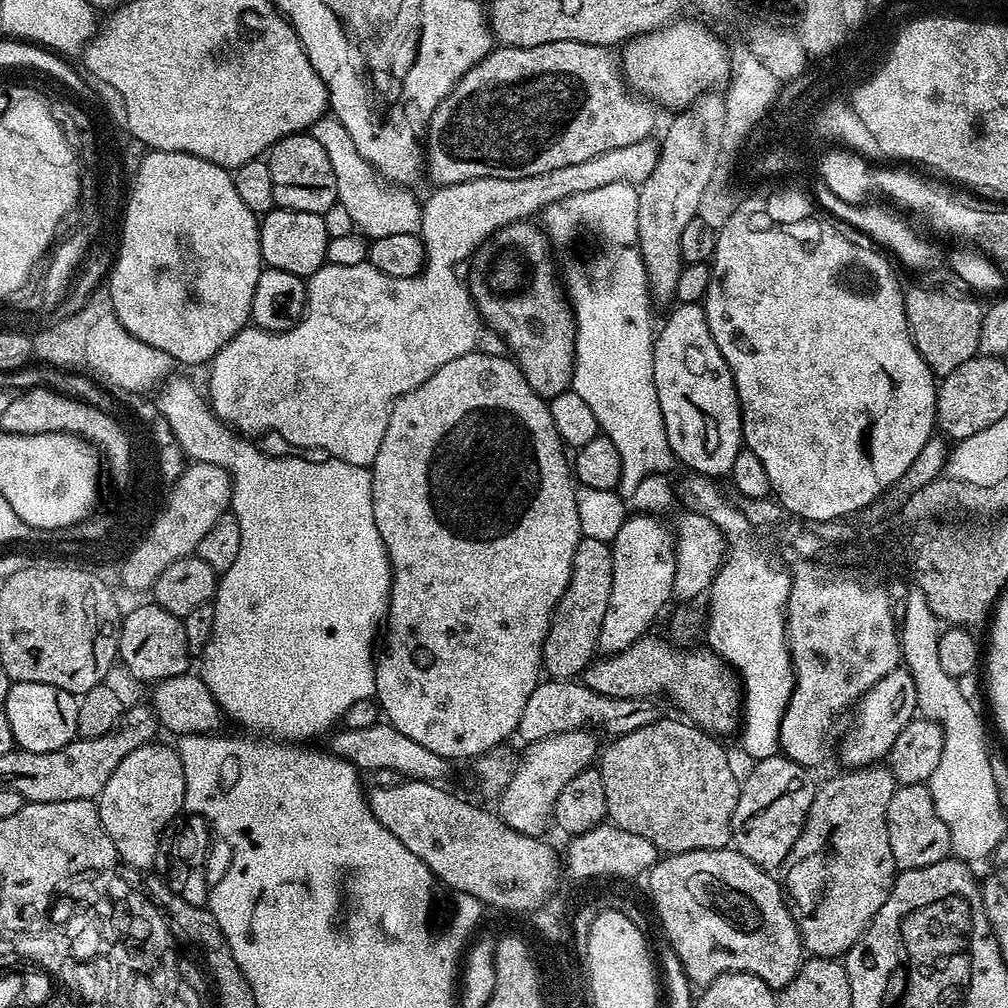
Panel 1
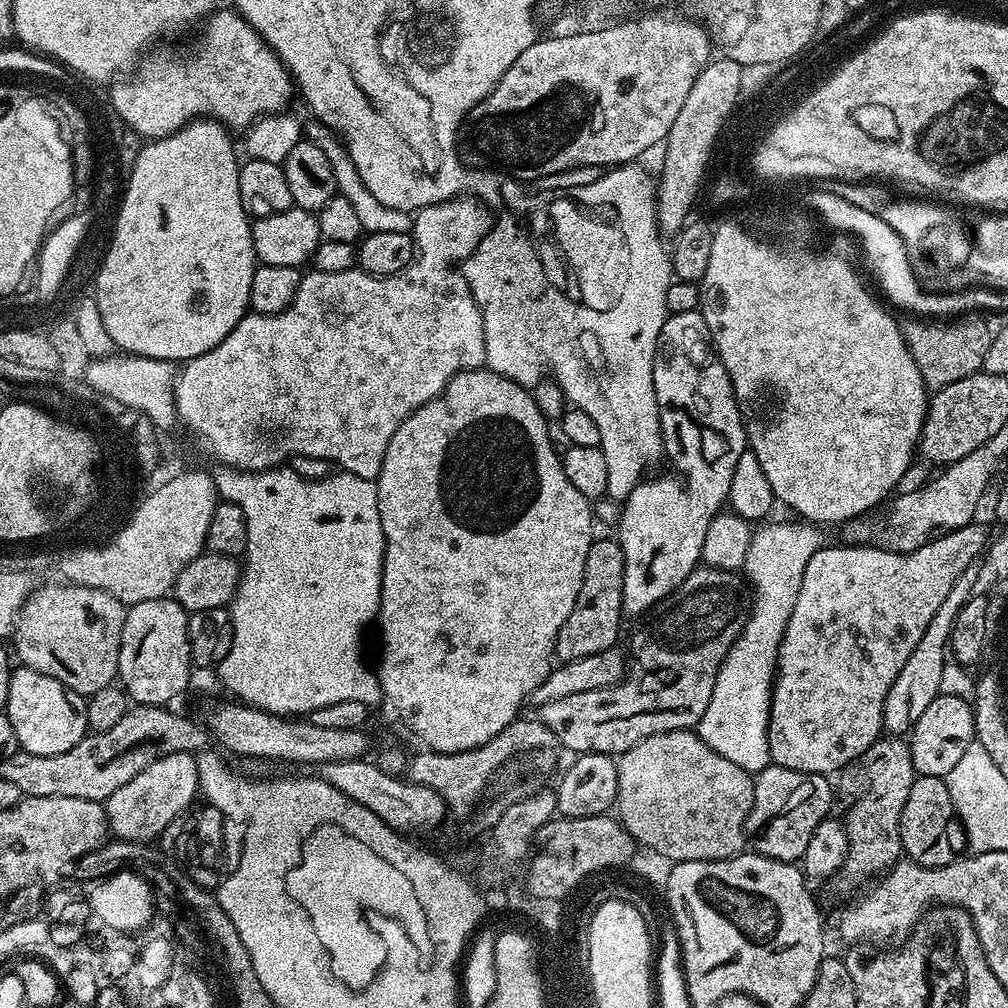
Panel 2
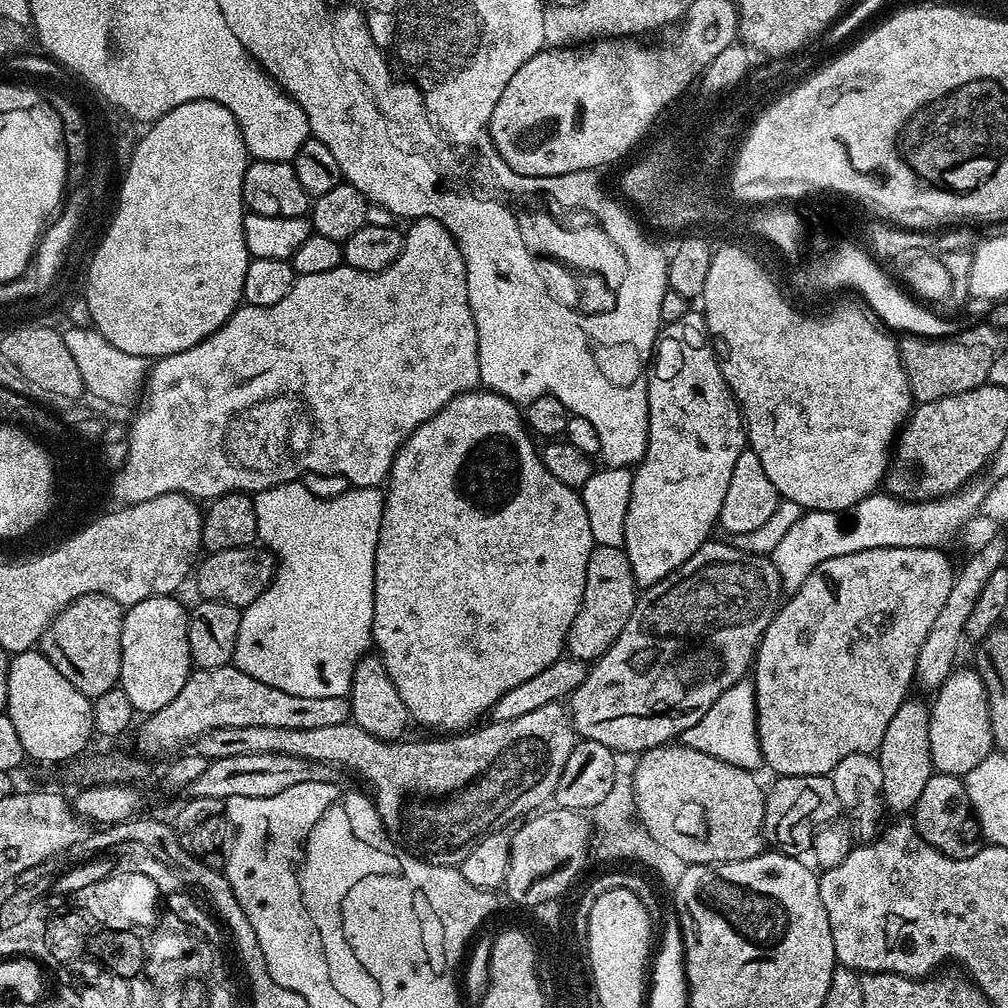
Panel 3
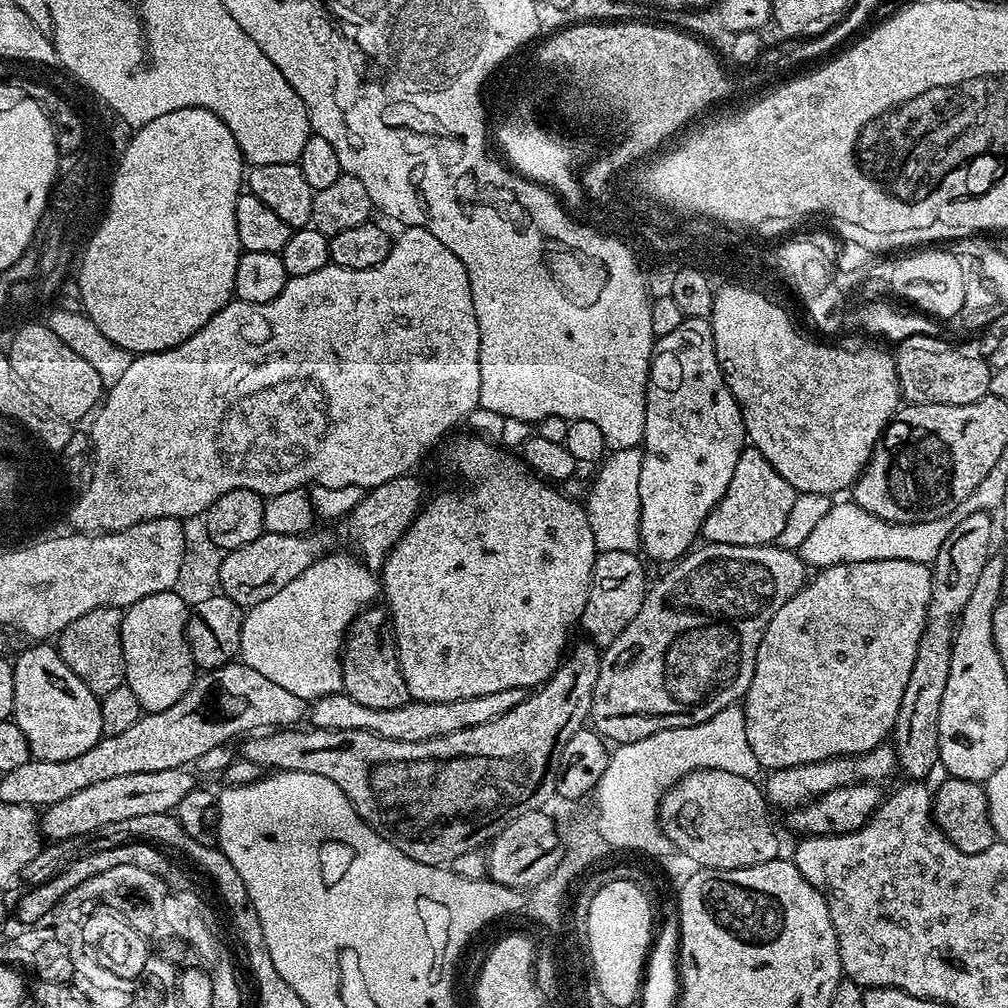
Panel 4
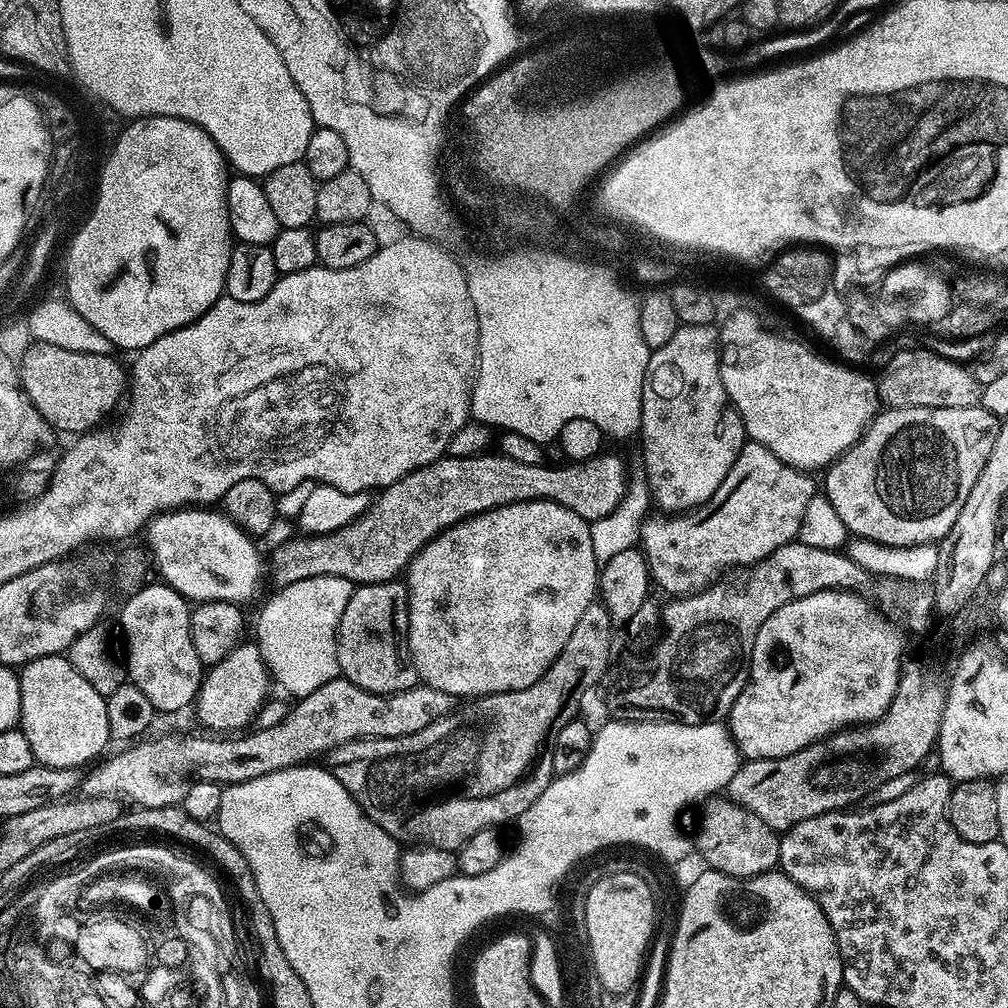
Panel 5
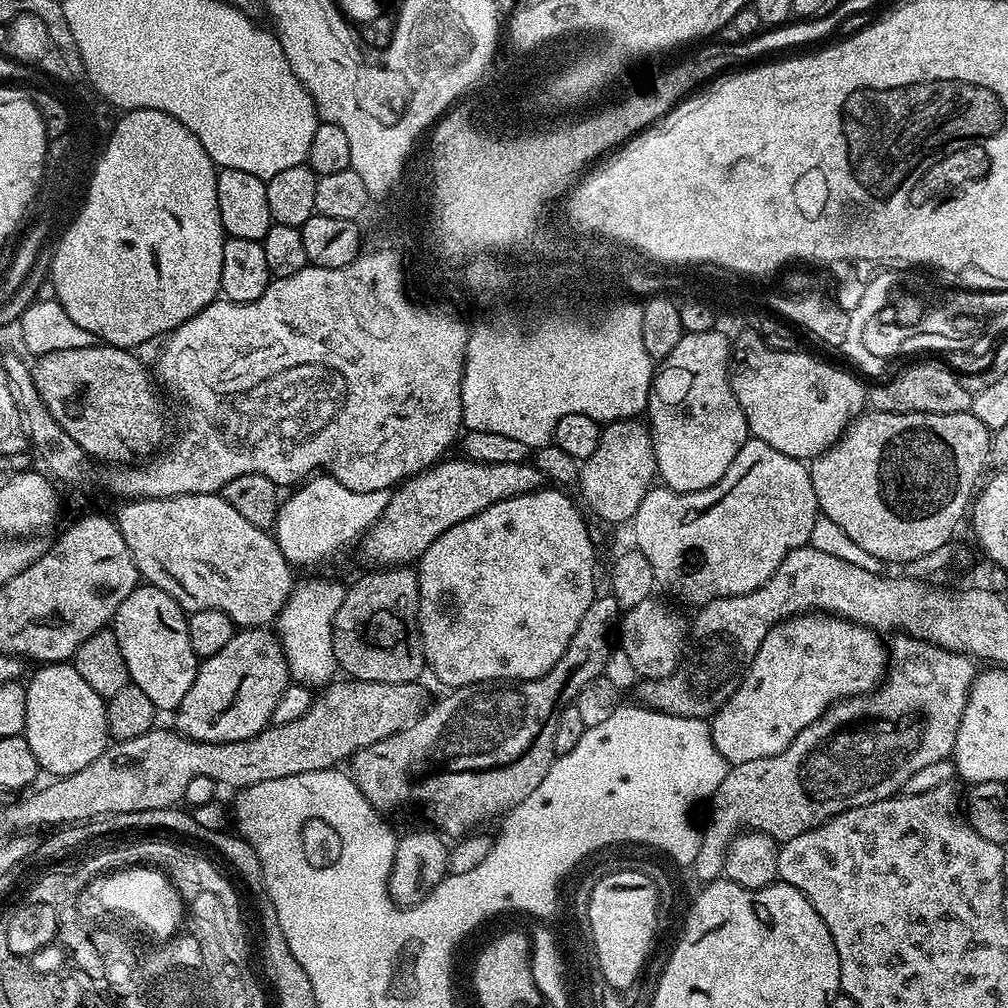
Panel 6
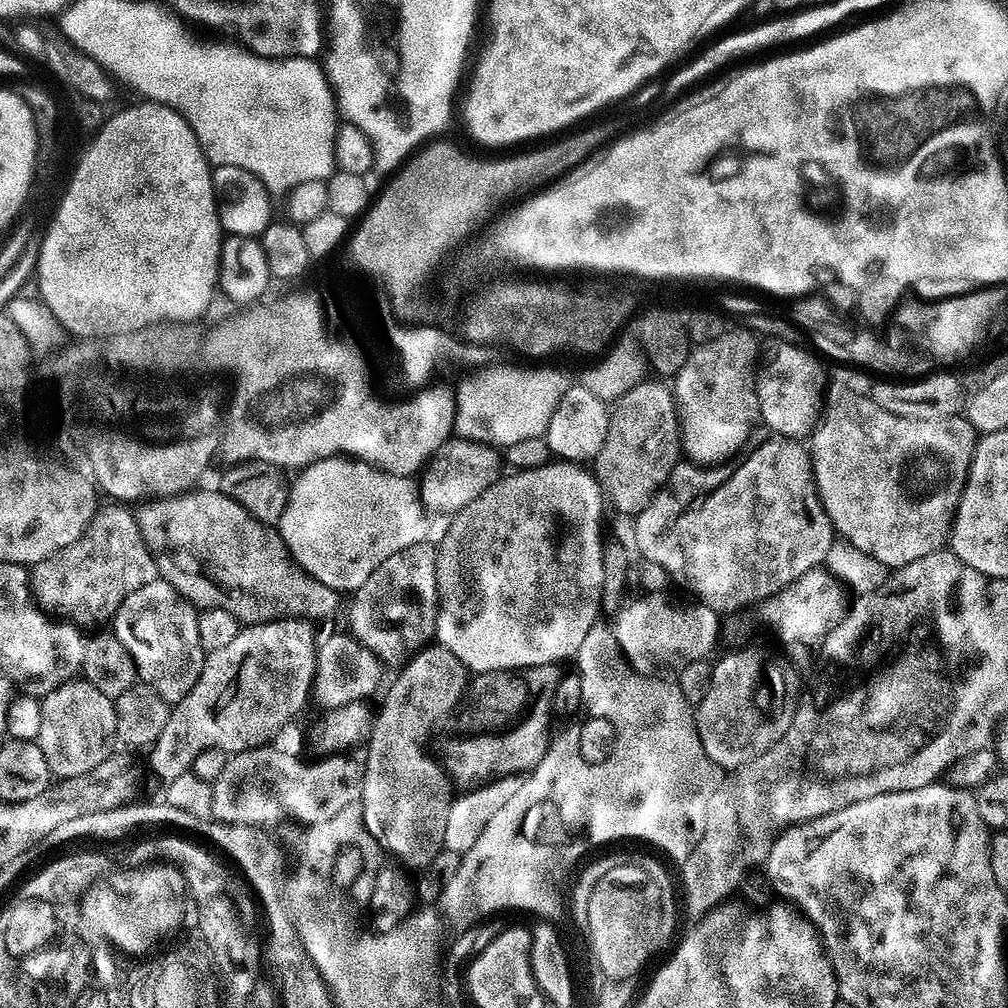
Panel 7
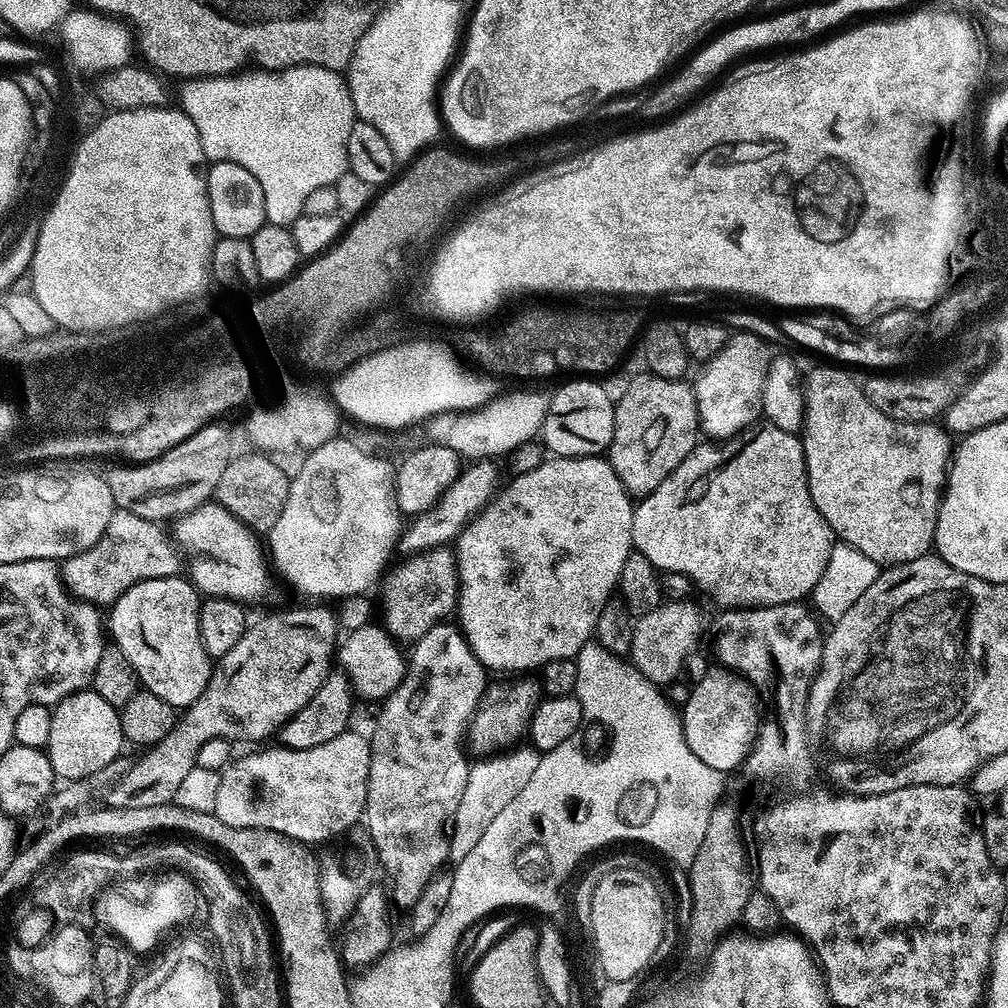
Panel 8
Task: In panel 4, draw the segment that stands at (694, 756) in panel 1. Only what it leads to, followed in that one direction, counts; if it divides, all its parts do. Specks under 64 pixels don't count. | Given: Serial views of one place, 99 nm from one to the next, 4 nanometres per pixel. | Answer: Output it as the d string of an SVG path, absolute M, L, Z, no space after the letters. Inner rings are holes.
M703 768L686 773L673 788L660 797L658 819L673 849L694 858L700 868L718 870L738 870L777 859L781 855L780 840L776 837L776 828L772 825L771 814L768 813L770 805L761 785L756 783L755 779L717 768Z

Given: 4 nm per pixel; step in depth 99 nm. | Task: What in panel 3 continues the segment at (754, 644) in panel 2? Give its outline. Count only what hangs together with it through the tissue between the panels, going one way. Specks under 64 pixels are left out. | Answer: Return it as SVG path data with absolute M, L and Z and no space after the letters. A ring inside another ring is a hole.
M975 479L959 491L938 500L901 500L891 494L873 494L846 512L805 511L770 553L785 593L797 592L822 562L875 548L938 548L984 506L989 481ZM745 678L730 686L730 690L723 692L718 702L714 702L714 706L710 706L710 710L702 714L702 722L690 726L690 730L684 732L682 743L686 748L702 750L702 754L710 754L722 762L730 762L748 772L756 772L764 764L764 759L756 729L755 683Z

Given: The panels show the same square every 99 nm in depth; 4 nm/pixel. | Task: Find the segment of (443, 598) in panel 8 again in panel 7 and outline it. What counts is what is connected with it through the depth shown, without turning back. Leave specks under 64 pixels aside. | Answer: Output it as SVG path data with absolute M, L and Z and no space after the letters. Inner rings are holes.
M424 541L390 554L351 595L349 633L362 648L372 652L381 665L407 664L417 652L429 647L435 637L439 604L436 549L433 543Z

